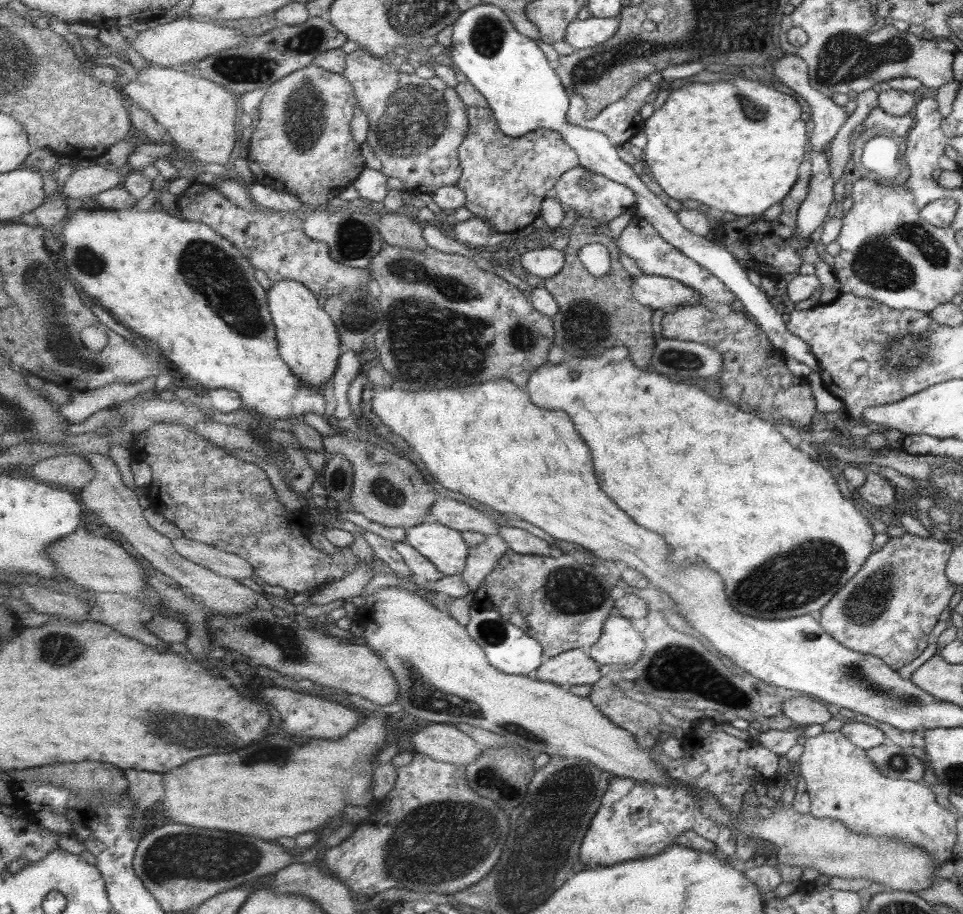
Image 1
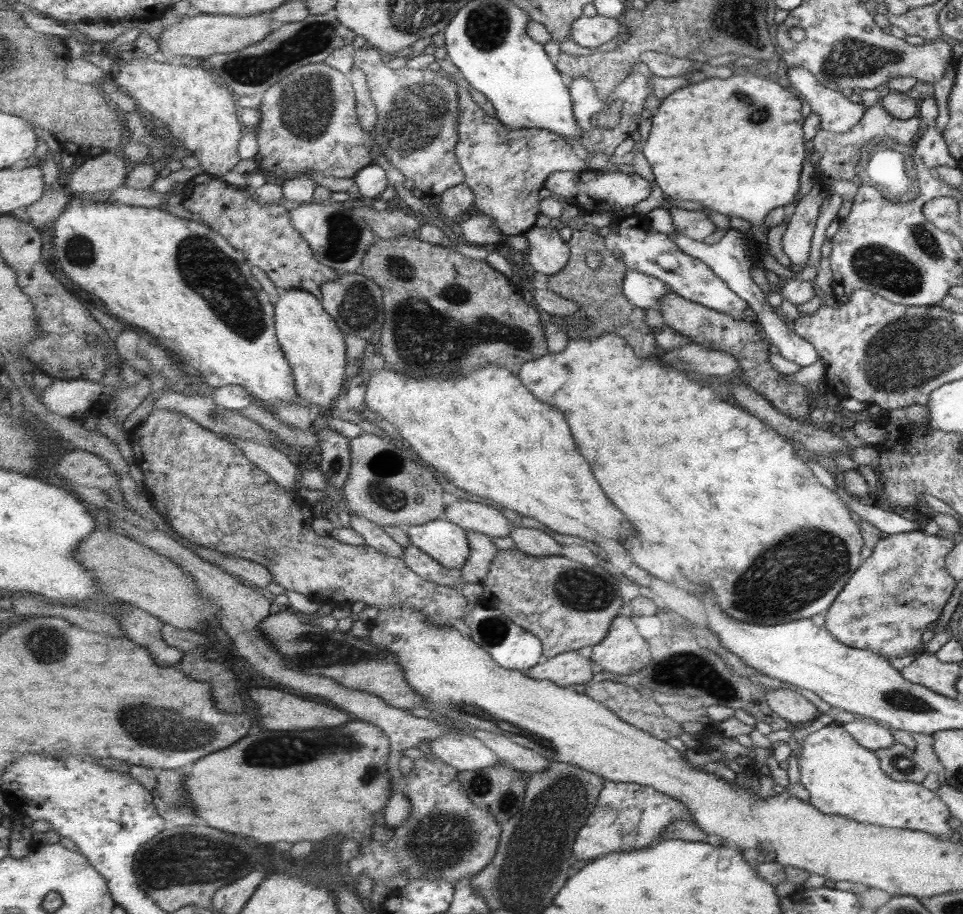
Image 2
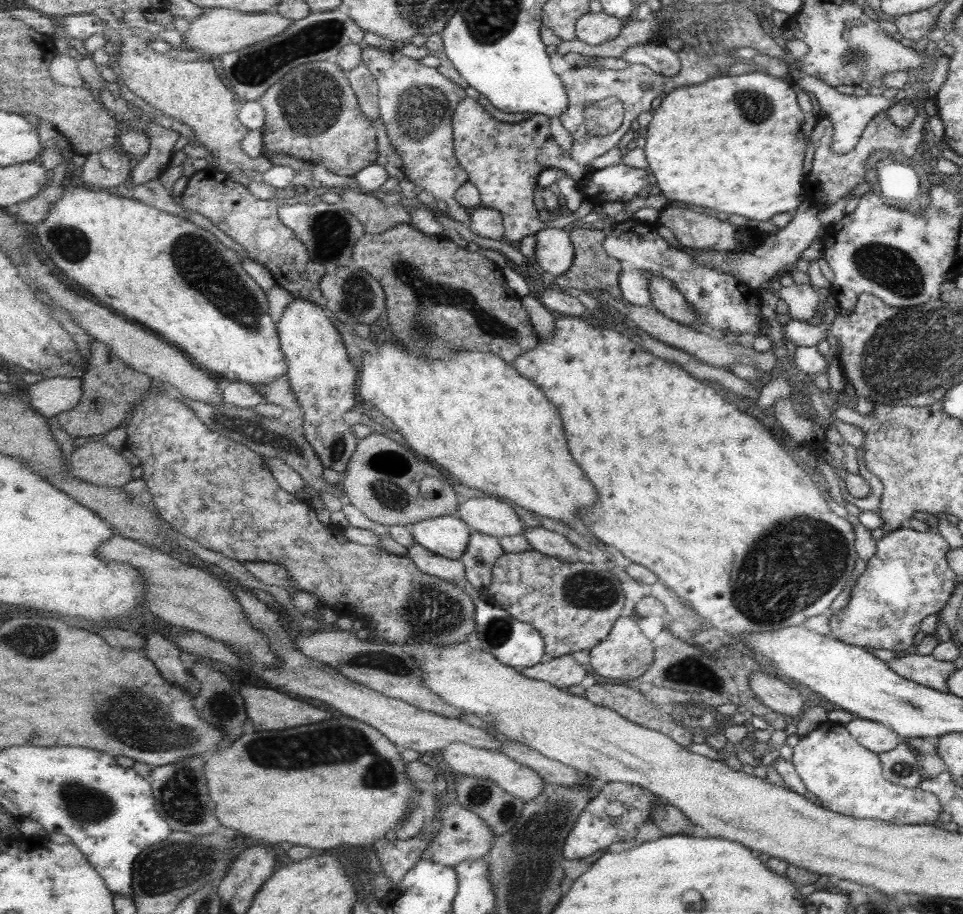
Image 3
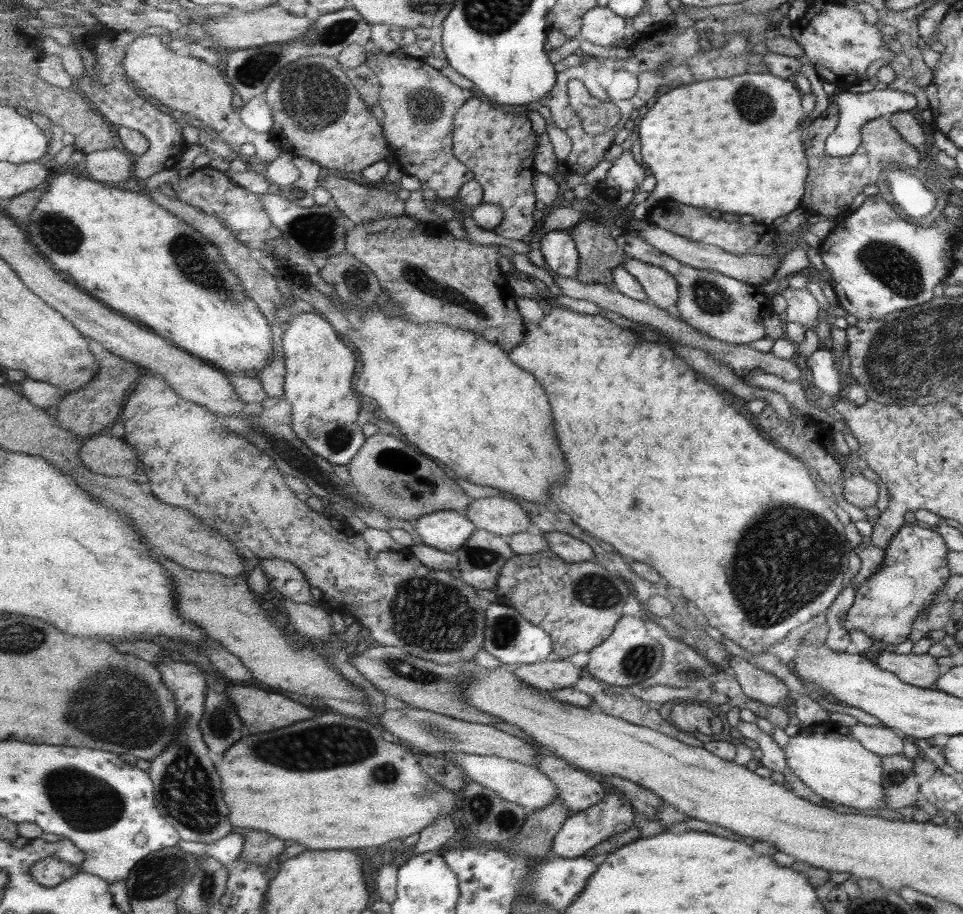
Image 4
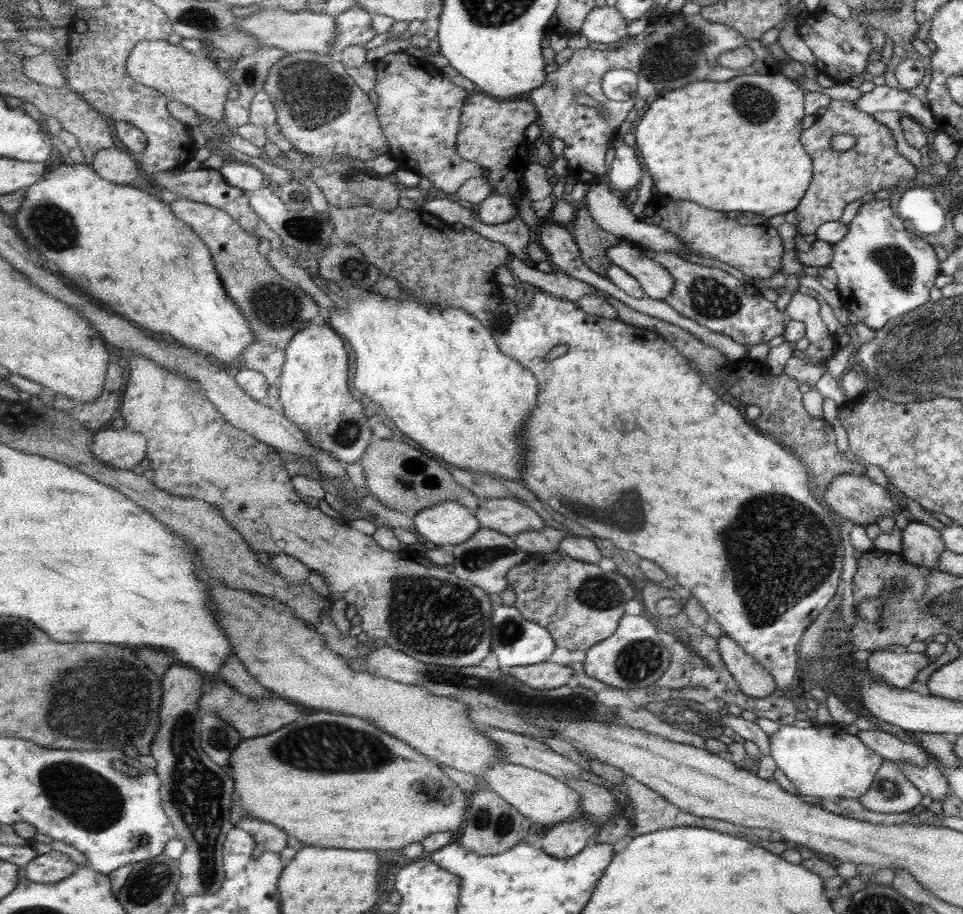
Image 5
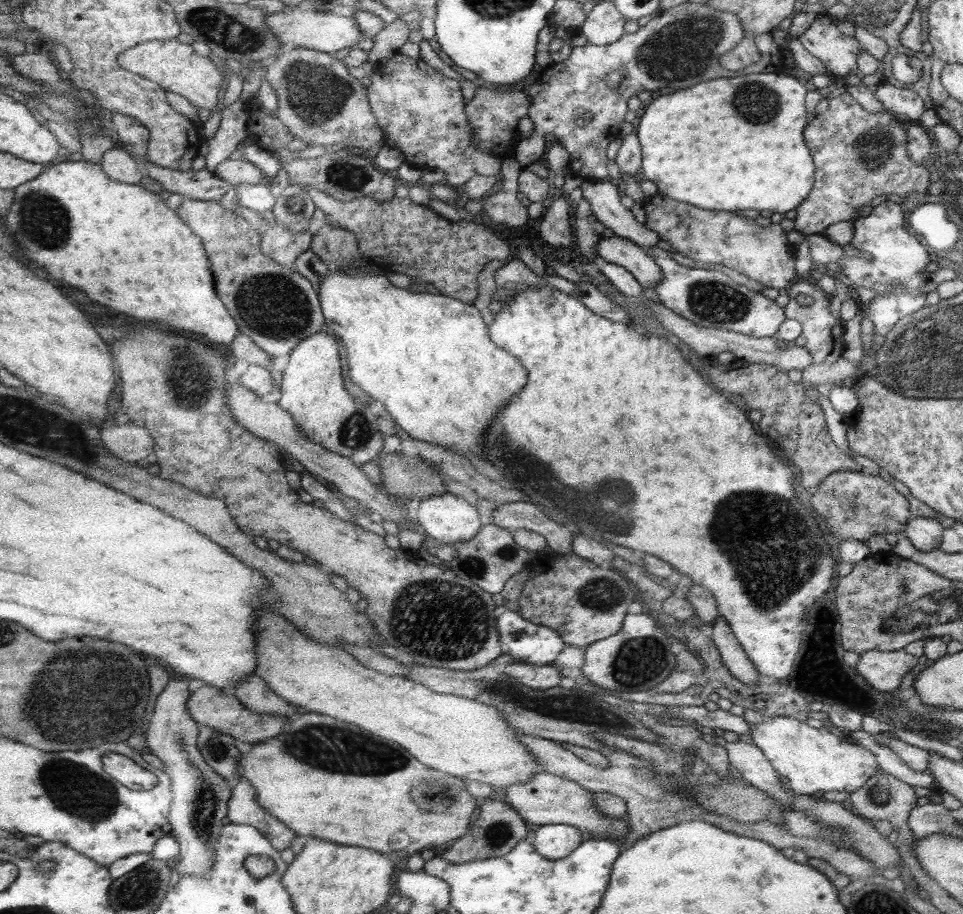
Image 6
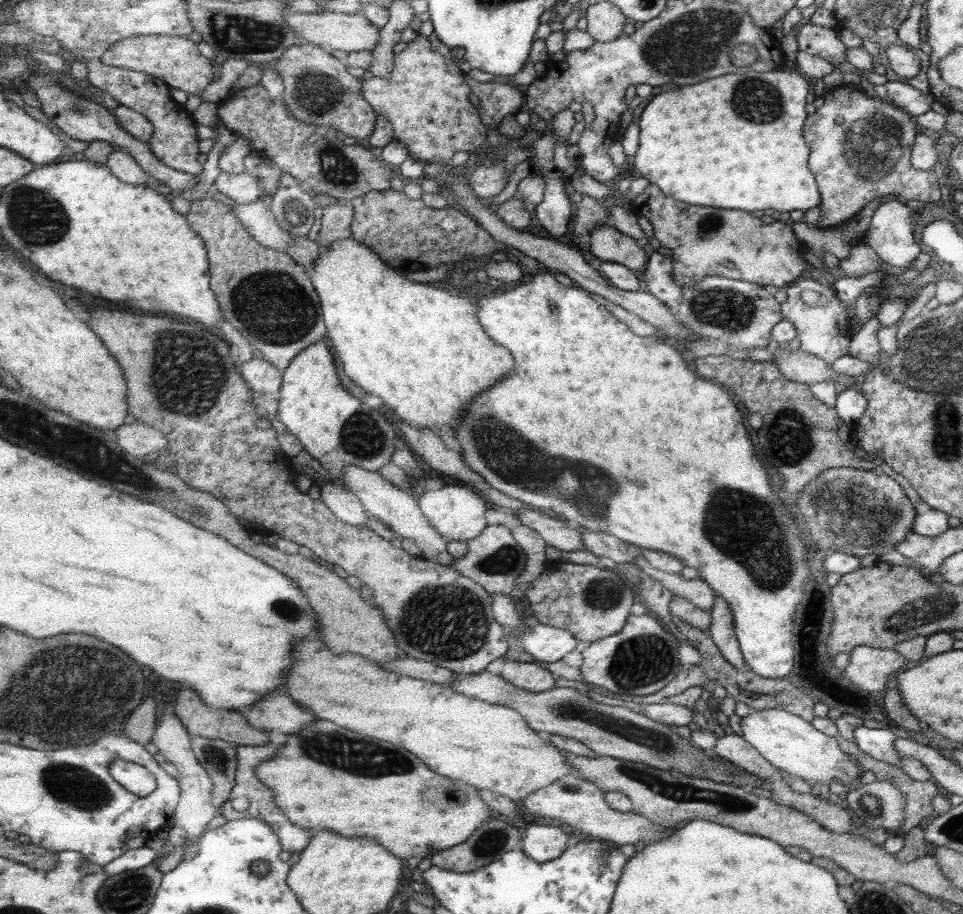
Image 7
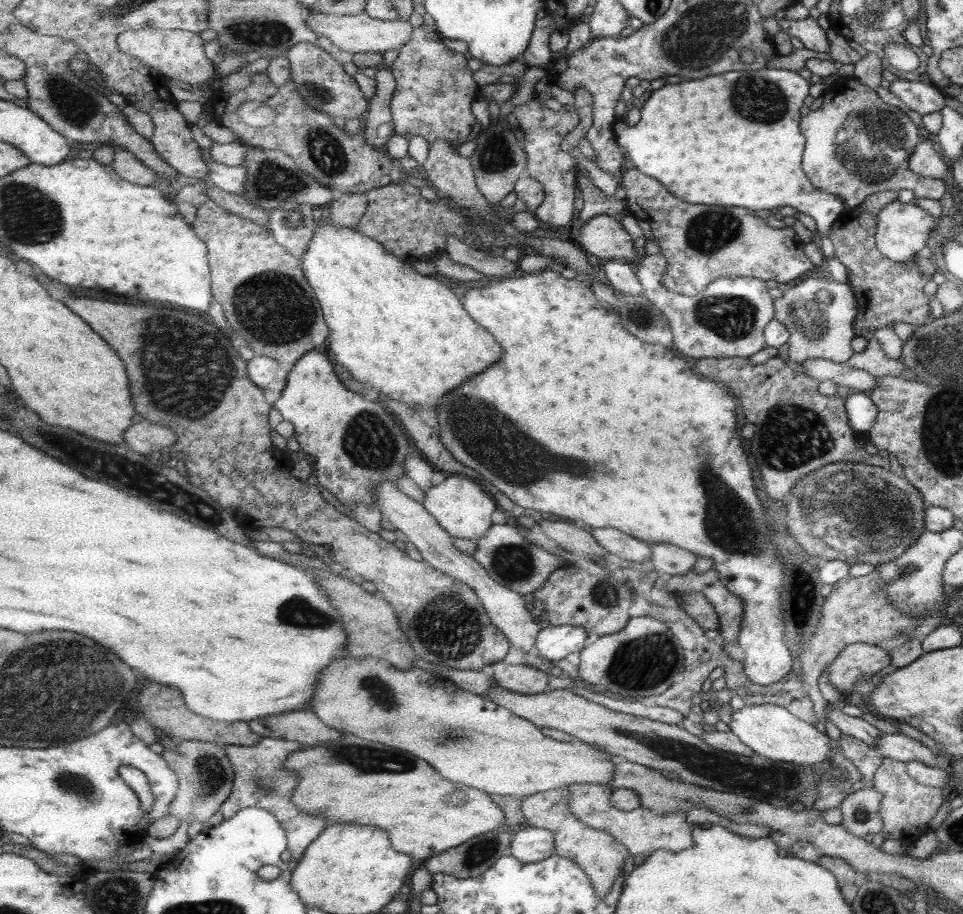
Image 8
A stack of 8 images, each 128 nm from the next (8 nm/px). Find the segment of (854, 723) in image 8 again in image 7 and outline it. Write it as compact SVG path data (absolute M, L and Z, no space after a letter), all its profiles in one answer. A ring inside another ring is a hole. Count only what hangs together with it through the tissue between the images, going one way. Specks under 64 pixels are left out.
M860 724L853 729L852 733L854 742L861 752L869 754L875 760L903 767L902 760L898 758L898 754L893 746L893 741L896 737L893 729L884 725L872 729Z

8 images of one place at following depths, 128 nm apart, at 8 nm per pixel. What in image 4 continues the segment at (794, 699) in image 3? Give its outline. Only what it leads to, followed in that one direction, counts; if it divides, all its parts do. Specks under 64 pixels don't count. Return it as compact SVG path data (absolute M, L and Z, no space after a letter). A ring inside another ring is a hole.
M732 654L728 656L728 665L745 696L769 706L790 703L787 687L775 675L756 668L743 657Z

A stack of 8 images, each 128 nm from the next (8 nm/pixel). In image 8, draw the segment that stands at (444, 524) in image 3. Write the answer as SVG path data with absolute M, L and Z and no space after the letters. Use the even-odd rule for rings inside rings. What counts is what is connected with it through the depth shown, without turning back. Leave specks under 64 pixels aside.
M454 475L447 477L438 485L433 485L426 492L423 506L439 521L439 524L454 538L478 540L494 525L493 514L497 503L489 498L479 483L475 484L471 477Z

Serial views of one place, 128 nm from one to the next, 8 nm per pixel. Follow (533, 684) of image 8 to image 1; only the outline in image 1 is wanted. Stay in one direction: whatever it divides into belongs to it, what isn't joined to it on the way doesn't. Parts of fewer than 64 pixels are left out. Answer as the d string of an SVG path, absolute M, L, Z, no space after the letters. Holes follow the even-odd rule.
M578 648L548 658L536 671L540 681L551 681L564 689L583 684L595 685L606 680L599 672L600 664L585 649Z

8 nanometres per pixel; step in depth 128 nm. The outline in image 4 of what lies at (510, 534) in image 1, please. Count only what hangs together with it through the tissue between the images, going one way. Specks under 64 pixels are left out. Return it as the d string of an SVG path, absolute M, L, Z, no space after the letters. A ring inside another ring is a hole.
M561 529L546 532L544 535L550 550L561 556L563 560L571 563L599 560L599 555L595 554L595 550L587 542L574 538Z

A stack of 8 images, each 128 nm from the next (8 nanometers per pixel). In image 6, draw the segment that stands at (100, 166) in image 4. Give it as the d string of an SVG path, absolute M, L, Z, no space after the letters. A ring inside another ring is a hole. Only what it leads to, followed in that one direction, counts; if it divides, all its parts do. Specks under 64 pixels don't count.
M114 148L107 151L101 163L111 179L123 181L125 184L139 184L147 175L139 170L137 160L124 149Z

